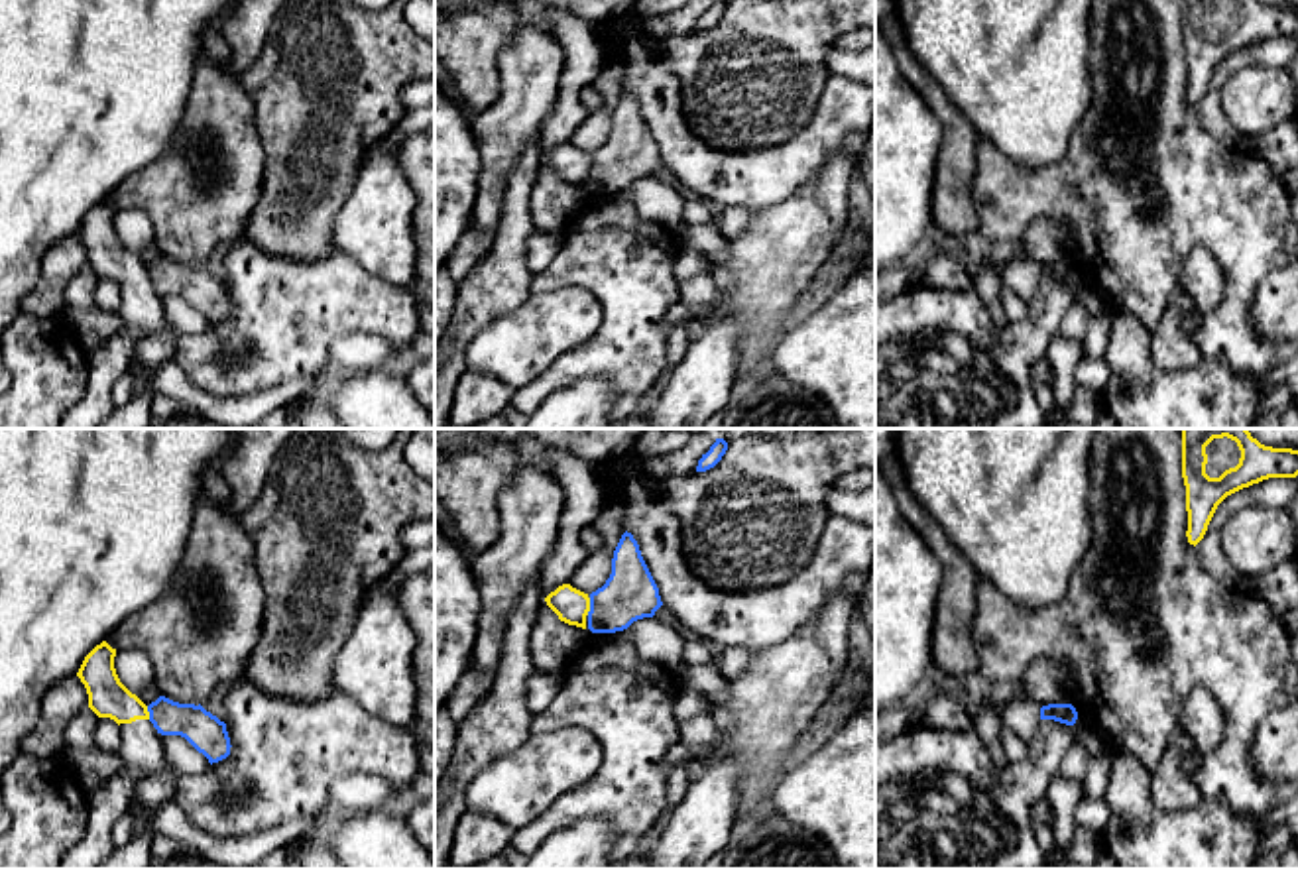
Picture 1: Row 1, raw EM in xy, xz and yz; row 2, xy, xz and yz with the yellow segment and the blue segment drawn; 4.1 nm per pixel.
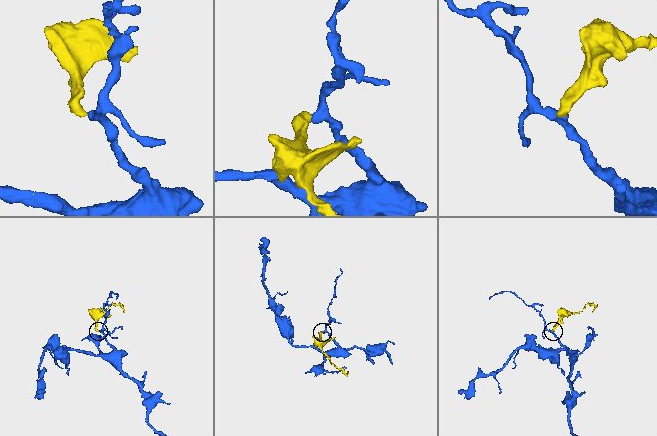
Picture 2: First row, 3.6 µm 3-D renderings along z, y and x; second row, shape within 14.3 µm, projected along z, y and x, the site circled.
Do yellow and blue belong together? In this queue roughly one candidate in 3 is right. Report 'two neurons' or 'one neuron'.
two neurons

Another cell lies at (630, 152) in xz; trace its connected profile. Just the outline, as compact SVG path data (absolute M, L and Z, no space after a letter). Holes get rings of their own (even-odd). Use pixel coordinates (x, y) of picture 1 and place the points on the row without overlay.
M623 92L612 118L612 134L590 153L588 189L616 193L653 177L663 165L659 147L631 92Z

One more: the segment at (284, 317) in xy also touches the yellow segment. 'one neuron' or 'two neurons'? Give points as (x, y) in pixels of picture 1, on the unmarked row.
one neuron

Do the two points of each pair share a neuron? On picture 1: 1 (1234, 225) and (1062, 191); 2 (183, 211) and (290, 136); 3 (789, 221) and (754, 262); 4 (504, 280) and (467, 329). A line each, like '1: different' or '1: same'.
1: same
2: different
3: same
4: same

